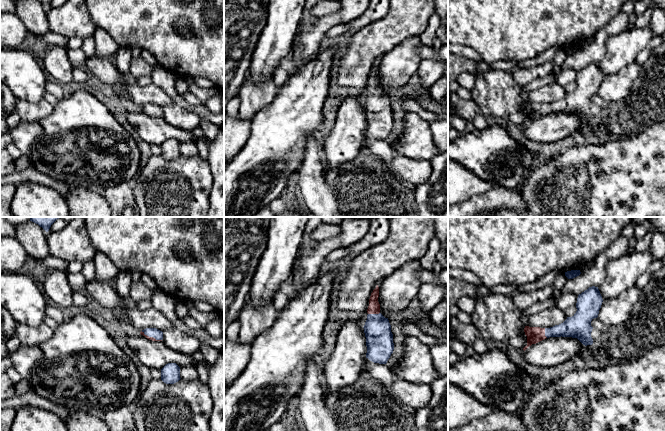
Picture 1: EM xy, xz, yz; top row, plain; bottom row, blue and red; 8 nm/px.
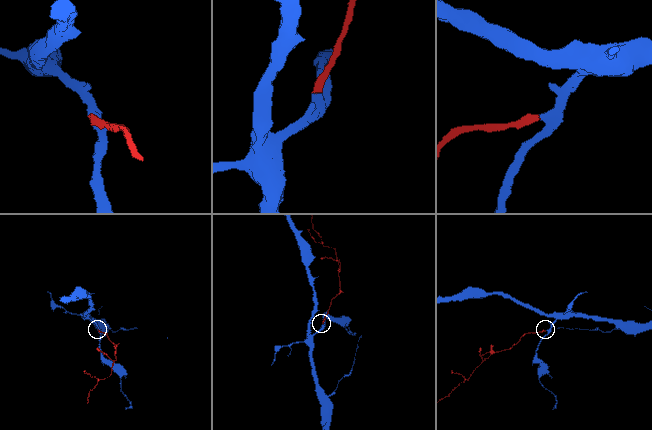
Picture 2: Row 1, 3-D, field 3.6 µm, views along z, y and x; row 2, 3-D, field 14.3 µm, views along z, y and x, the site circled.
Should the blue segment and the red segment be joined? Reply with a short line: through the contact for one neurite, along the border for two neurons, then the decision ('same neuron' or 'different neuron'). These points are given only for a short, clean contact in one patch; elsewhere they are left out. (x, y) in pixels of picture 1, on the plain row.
line xz (379, 115), (373, 90), (374, 83); same neuron

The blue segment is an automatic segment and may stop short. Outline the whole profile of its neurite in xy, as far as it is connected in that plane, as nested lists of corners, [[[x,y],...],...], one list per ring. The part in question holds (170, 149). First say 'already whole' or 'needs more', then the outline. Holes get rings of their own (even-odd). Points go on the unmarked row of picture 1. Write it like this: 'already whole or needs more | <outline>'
already whole | [[[168,139],[161,145],[161,156],[164,159],[174,160],[180,155],[180,143],[176,139]]]

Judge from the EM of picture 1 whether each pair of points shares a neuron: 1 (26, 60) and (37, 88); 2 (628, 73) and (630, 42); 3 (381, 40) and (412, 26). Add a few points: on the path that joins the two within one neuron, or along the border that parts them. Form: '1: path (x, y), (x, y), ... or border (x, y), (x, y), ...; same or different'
1: path (26, 67), (26, 77), (30, 81); same
2: border (634, 61), (608, 75); different
3: path (389, 32), (396, 26), (404, 26); same

